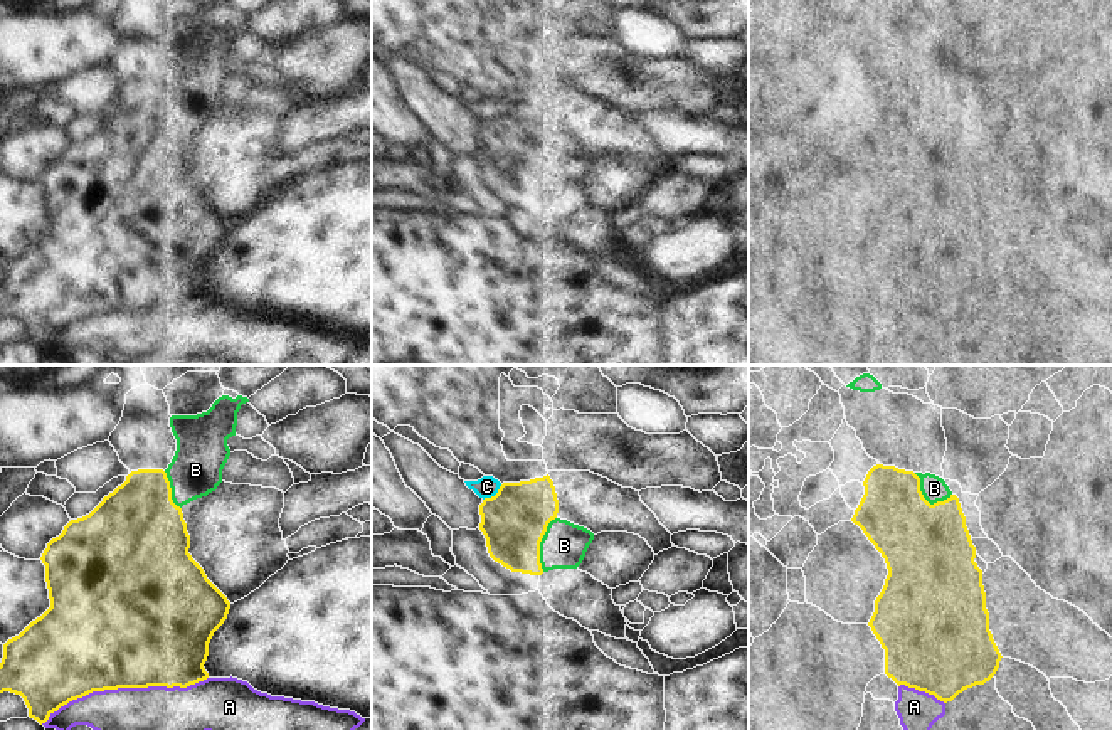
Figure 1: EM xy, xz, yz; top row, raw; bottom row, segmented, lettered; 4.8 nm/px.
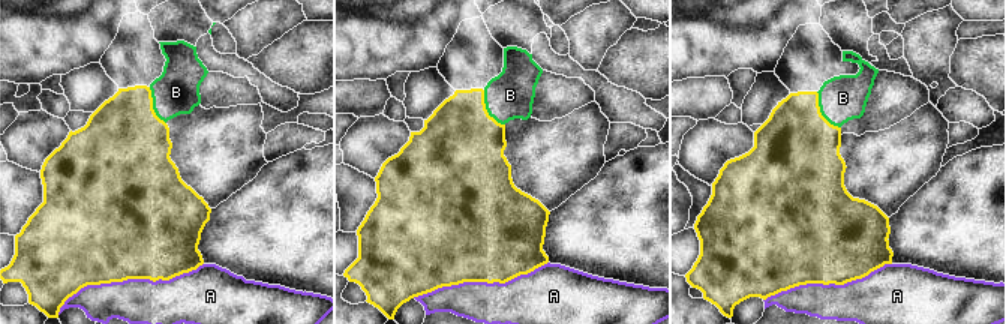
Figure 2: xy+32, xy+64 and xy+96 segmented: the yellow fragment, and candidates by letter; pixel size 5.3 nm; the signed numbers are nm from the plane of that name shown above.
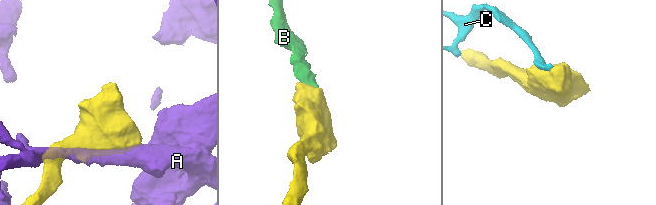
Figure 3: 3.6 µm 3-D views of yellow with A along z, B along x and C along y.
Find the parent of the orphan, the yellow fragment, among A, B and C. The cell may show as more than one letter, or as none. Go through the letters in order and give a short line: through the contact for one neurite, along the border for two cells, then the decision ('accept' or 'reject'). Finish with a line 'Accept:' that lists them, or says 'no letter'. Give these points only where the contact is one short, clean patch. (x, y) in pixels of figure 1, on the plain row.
A: reject
B: line xz (513, 145), (539, 167), (564, 169); accept
C: reject
Accept: B

